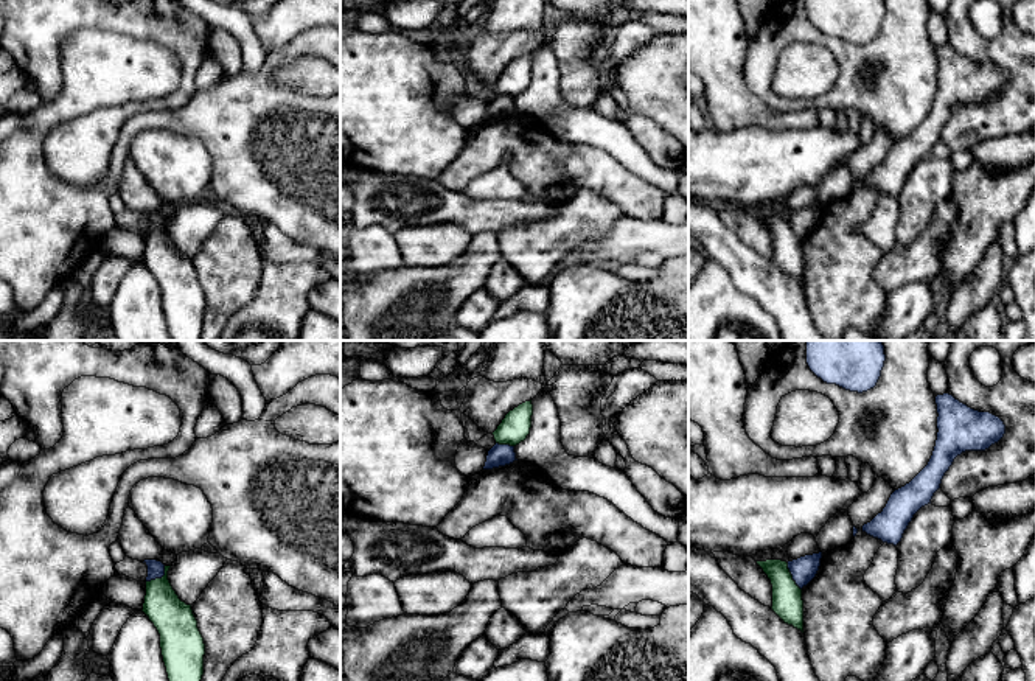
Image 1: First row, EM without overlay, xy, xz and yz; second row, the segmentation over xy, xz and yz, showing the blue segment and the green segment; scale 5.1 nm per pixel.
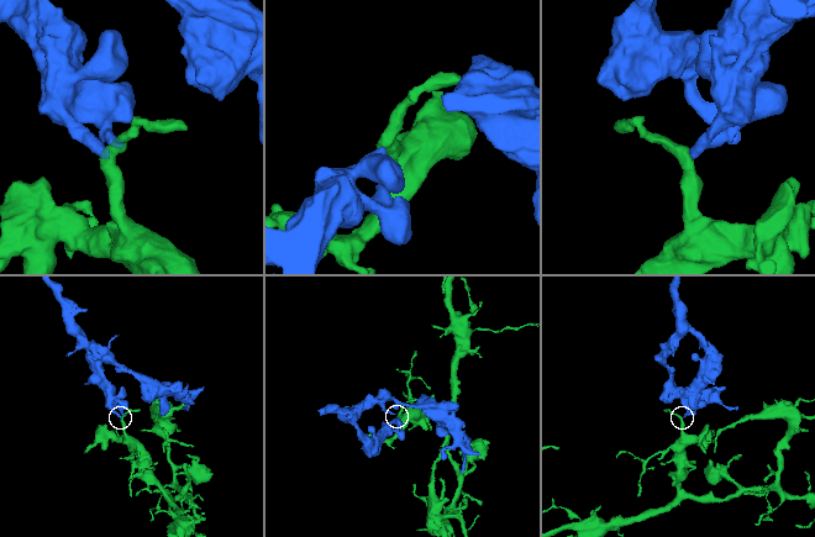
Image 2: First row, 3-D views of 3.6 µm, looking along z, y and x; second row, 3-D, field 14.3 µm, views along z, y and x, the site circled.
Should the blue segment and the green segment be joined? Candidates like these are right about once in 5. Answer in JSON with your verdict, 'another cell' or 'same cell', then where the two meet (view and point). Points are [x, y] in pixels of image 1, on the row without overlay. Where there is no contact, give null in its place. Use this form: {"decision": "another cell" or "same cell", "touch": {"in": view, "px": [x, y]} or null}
{"decision": "another cell", "touch": {"in": "xy", "px": [159, 229]}}

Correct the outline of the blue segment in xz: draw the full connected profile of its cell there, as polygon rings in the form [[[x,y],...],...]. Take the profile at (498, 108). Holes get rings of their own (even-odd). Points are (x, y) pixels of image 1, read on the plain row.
[[[496,95],[486,107],[483,121],[493,121],[513,115],[516,110],[514,98]]]

